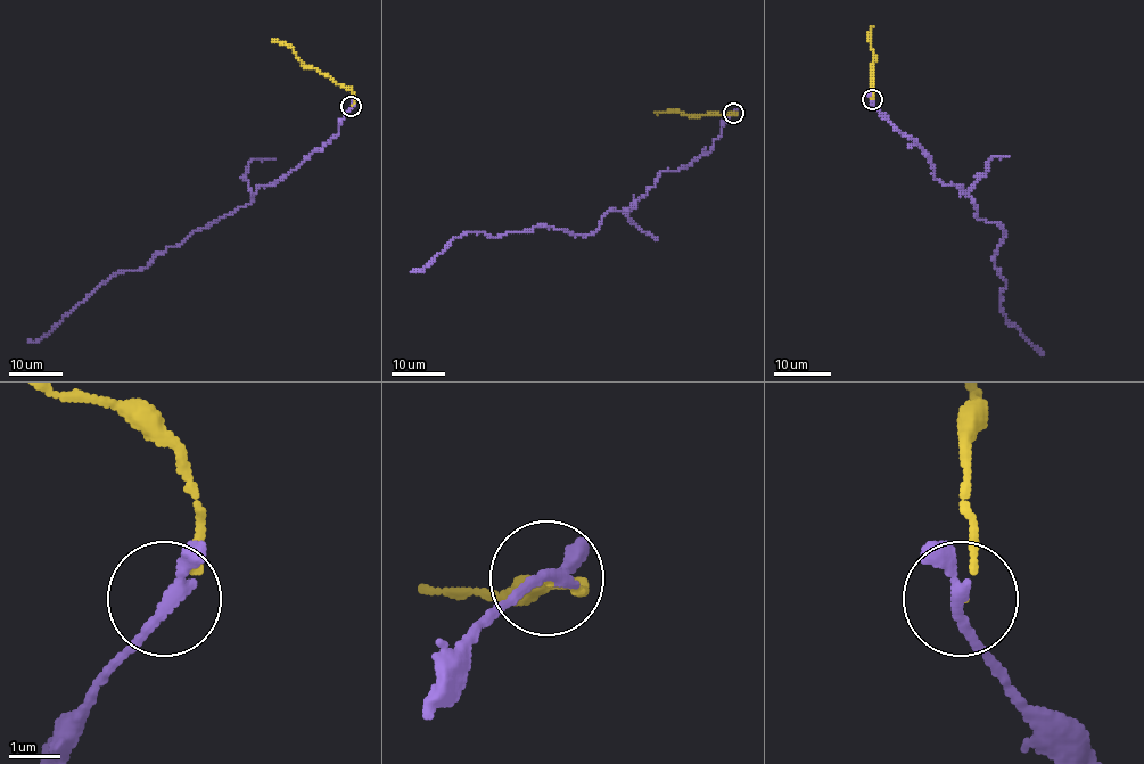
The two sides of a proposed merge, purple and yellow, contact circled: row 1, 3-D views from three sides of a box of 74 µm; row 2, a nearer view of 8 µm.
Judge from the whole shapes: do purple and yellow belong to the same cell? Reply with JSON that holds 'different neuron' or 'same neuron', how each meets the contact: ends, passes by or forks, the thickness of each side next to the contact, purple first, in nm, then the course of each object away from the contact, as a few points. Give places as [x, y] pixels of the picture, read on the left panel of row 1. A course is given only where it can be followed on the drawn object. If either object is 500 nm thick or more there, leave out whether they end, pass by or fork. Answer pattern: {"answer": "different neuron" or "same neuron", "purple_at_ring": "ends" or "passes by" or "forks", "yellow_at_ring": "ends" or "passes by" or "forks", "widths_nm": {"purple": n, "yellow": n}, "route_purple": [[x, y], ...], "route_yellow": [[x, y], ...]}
{"answer": "same neuron", "purple_at_ring": "passes by", "yellow_at_ring": "ends", "widths_nm": {"purple": 240, "yellow": 80}, "route_purple": [[351, 106], [339, 131], [255, 190], [247, 204], [146, 267], [114, 273], [43, 337], [27, 339]], "route_yellow": [[351, 106], [351, 90], [317, 70], [307, 67], [291, 48], [271, 40]]}

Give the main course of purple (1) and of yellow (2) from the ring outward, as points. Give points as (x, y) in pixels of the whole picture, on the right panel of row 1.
1: (871, 99), (935, 177), (1002, 227), (1001, 311), (1044, 352)
2: (871, 99), (871, 66), (875, 57), (870, 46), (871, 27)

